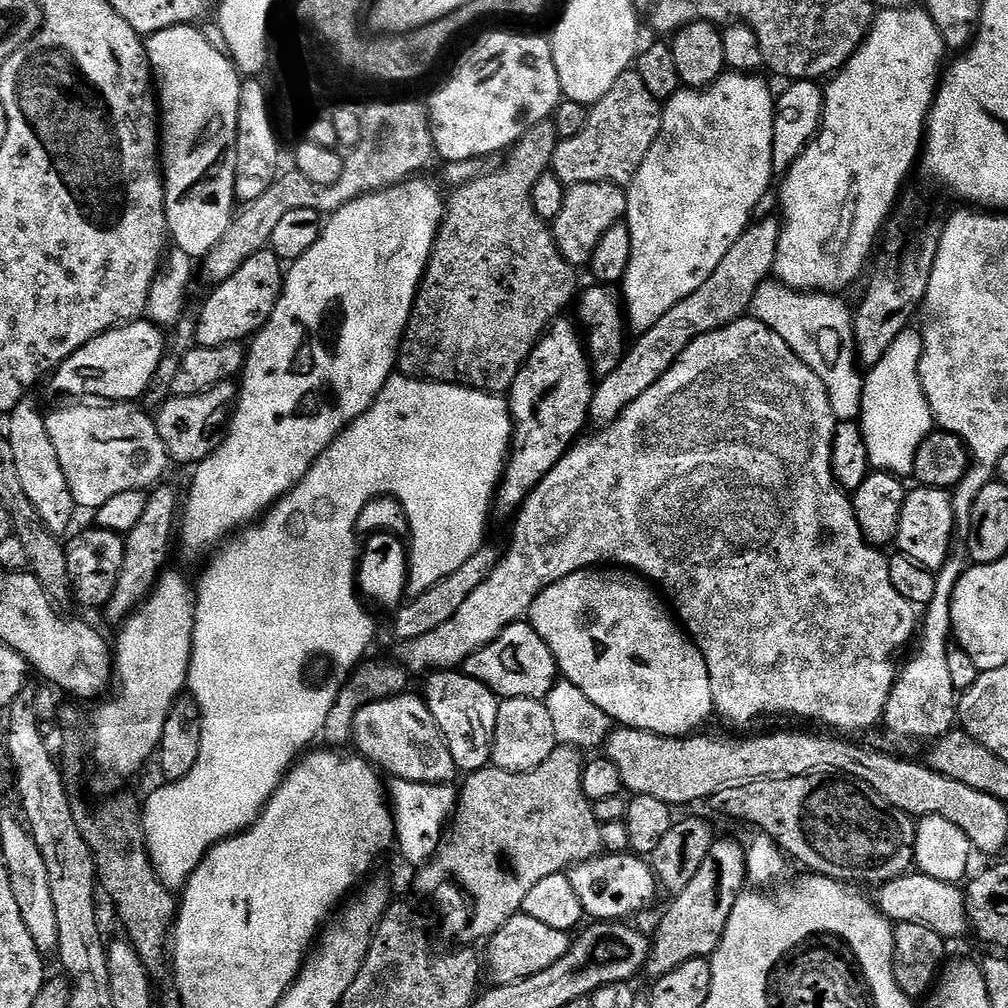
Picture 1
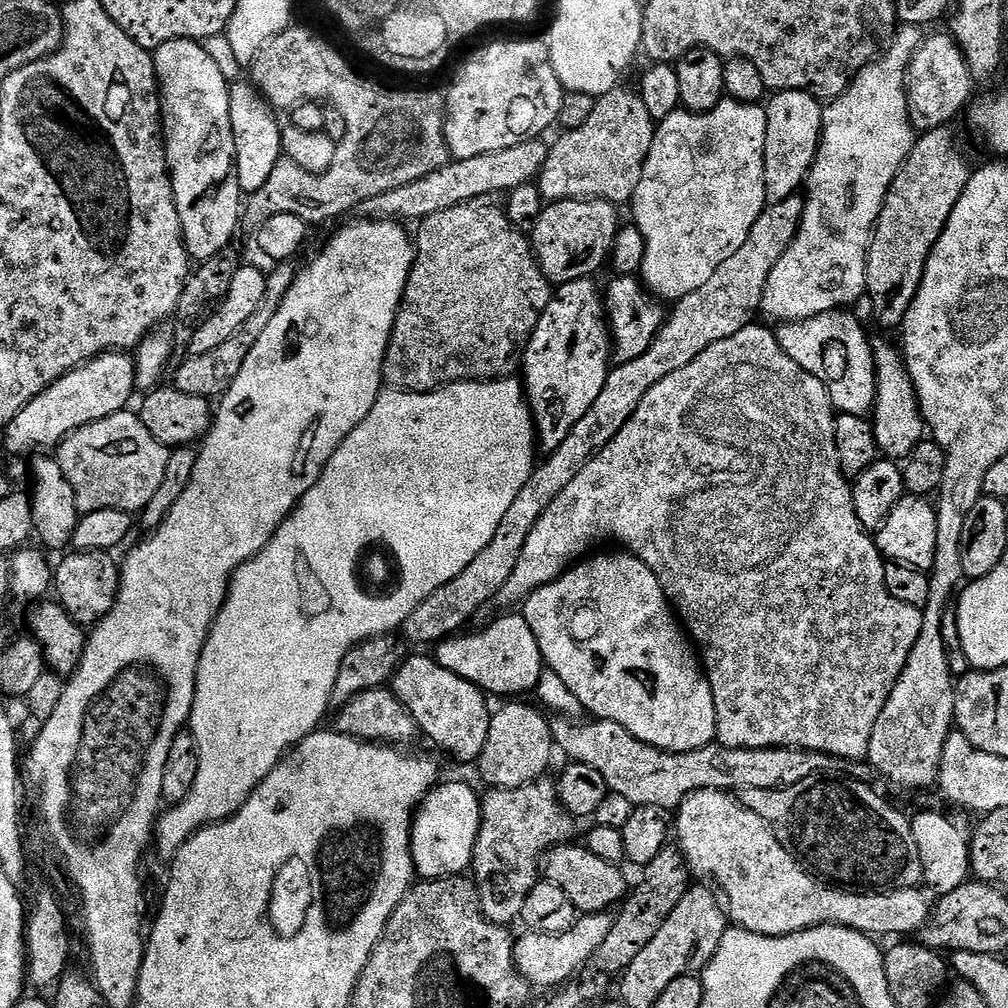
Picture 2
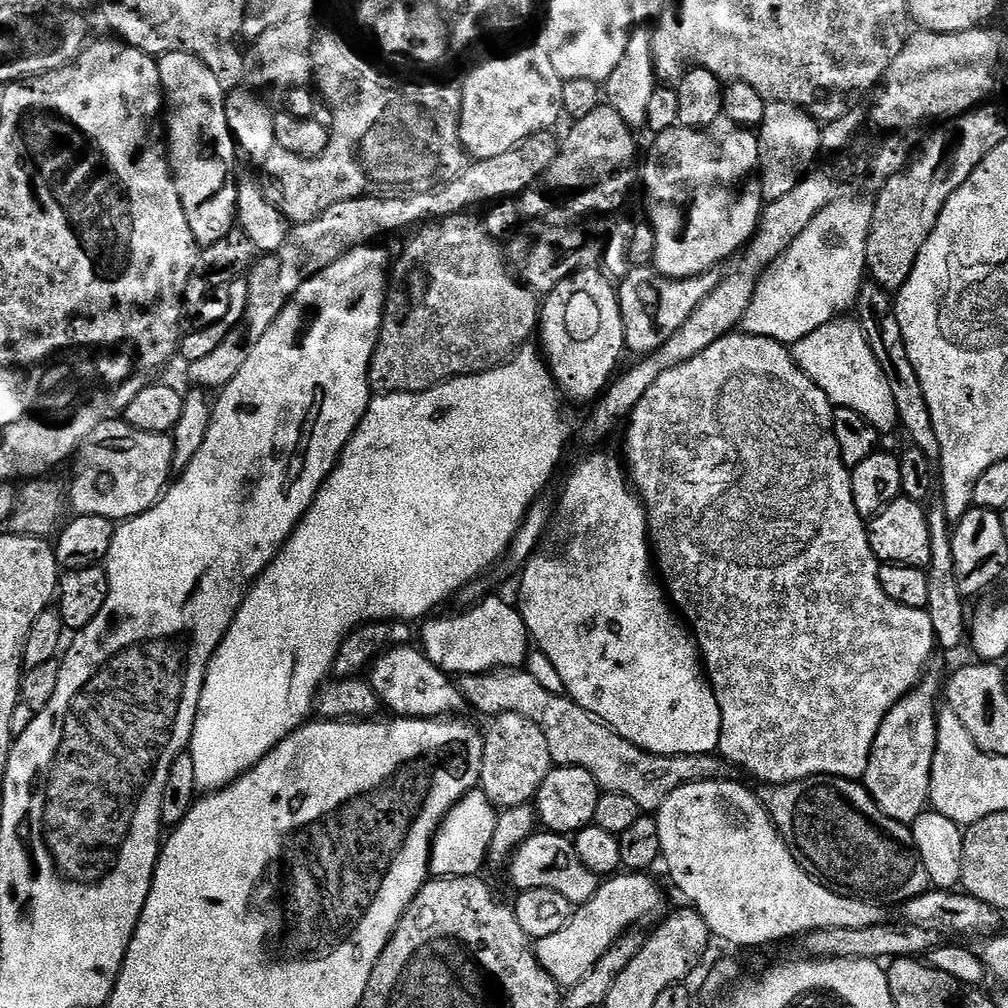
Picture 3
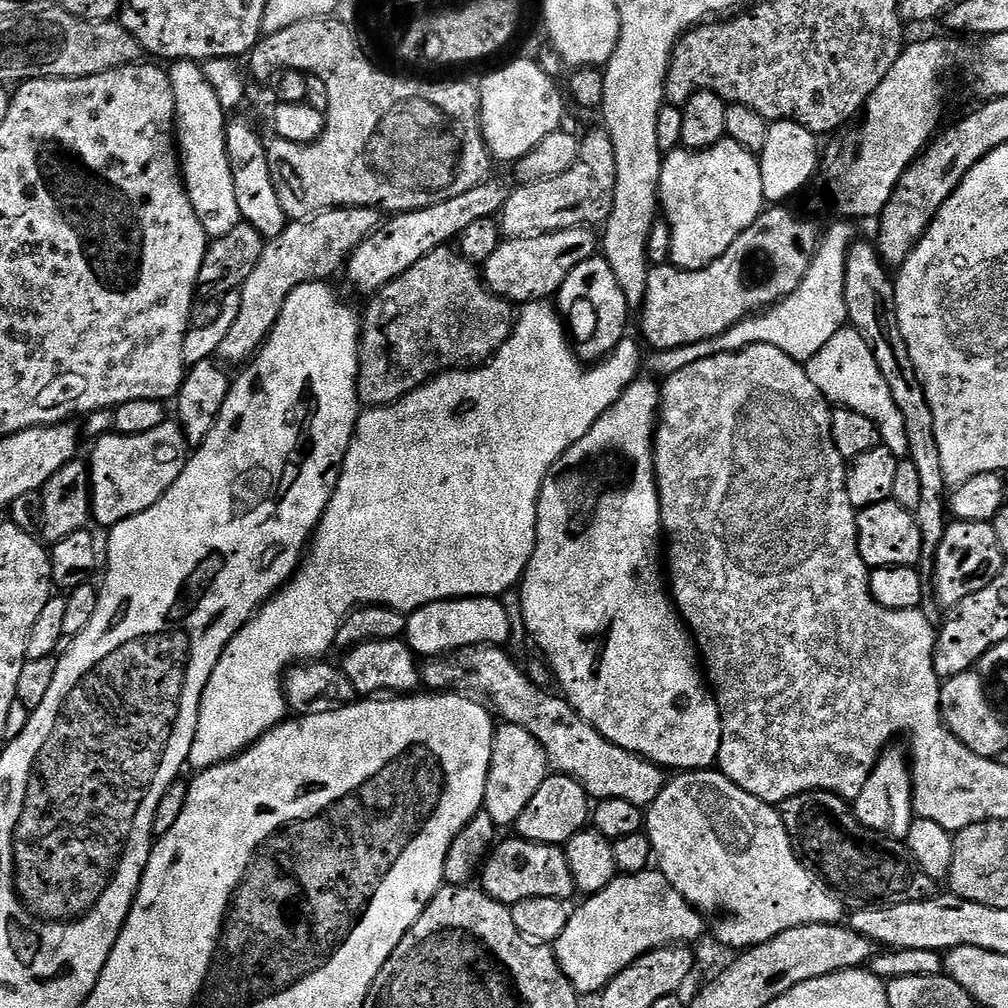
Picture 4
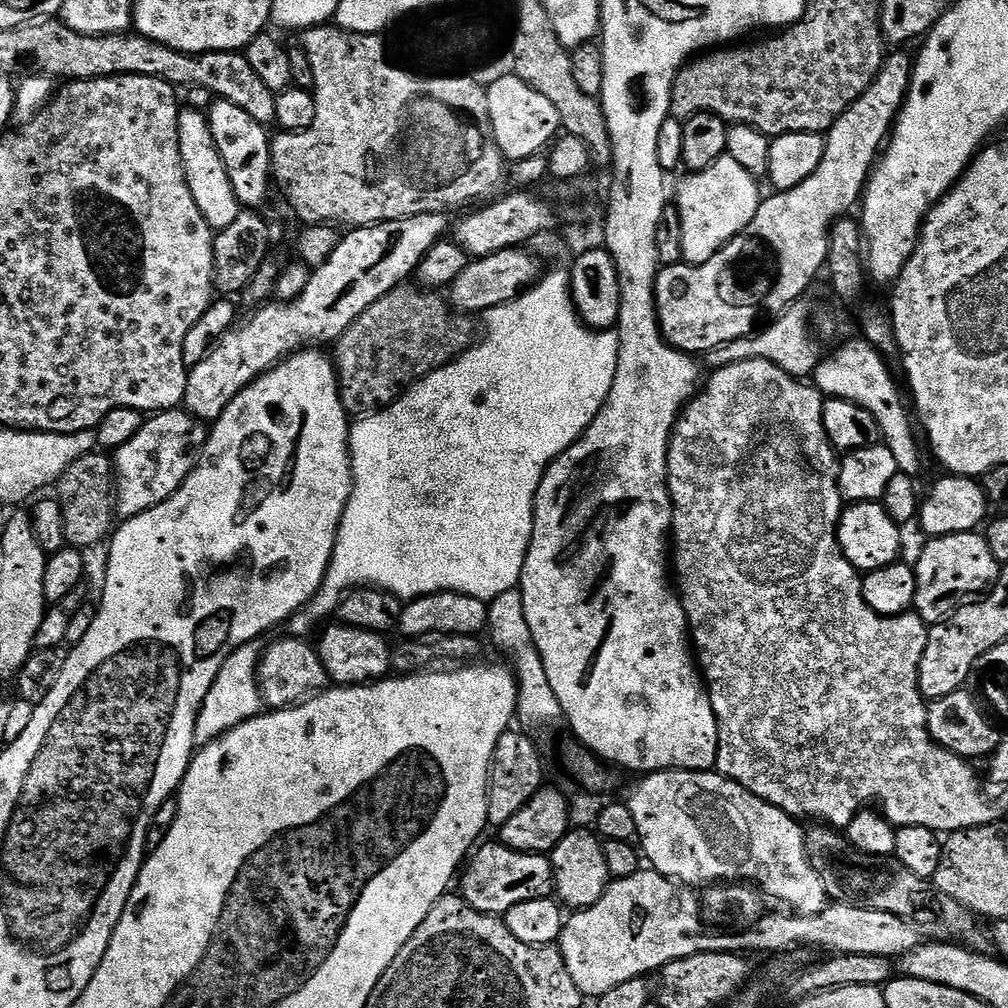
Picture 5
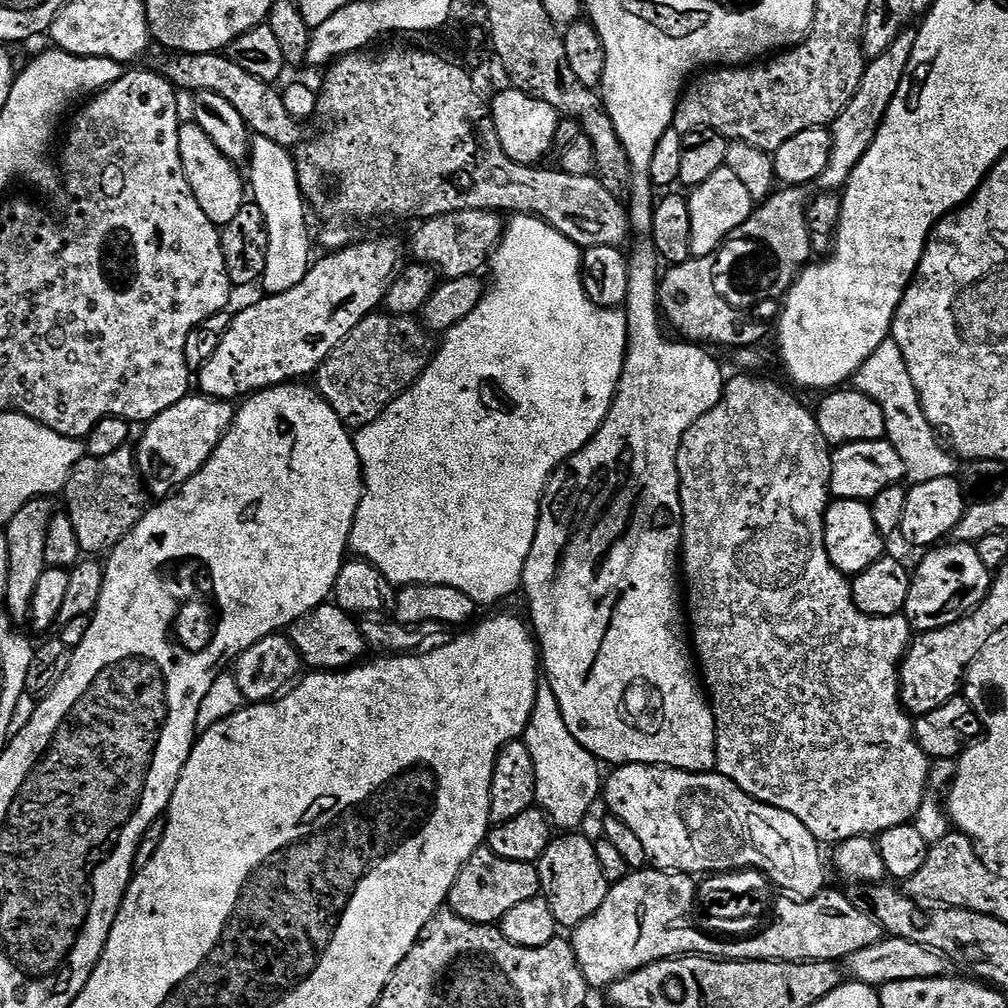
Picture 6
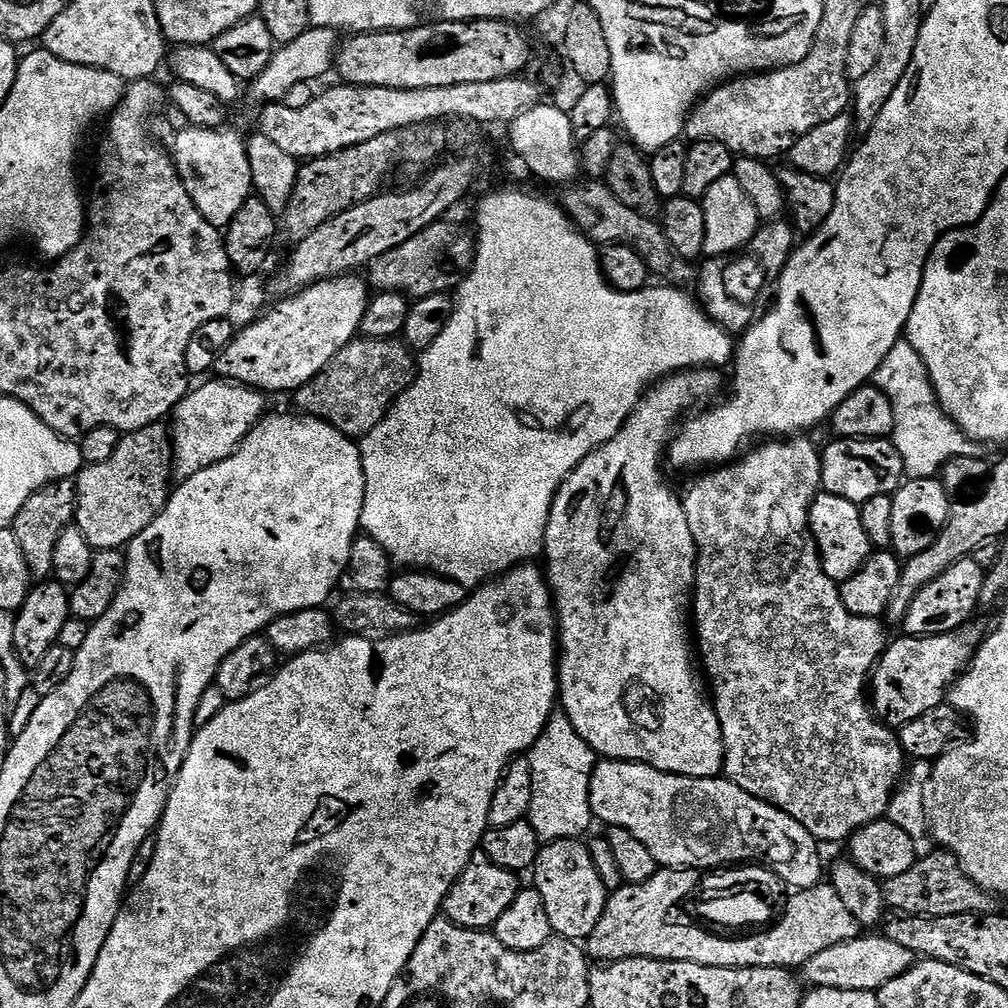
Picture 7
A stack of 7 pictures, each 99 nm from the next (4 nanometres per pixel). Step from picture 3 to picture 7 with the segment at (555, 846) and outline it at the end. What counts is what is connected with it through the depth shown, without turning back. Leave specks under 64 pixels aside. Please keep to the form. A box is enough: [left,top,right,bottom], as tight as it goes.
[442,850,522,929]

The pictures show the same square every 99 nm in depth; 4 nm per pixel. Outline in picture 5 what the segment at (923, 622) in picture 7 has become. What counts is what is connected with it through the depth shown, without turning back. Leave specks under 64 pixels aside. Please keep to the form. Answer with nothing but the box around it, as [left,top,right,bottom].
[914,531,1000,626]

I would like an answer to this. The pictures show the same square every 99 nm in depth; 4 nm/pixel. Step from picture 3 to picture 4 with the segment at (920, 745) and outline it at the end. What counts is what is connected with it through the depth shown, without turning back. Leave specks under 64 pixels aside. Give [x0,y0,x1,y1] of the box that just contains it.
[854,747,914,841]

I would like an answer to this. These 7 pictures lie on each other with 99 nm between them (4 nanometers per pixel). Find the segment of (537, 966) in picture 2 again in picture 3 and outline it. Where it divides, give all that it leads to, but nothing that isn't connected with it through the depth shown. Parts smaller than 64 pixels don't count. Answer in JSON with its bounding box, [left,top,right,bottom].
[535,874,664,990]

